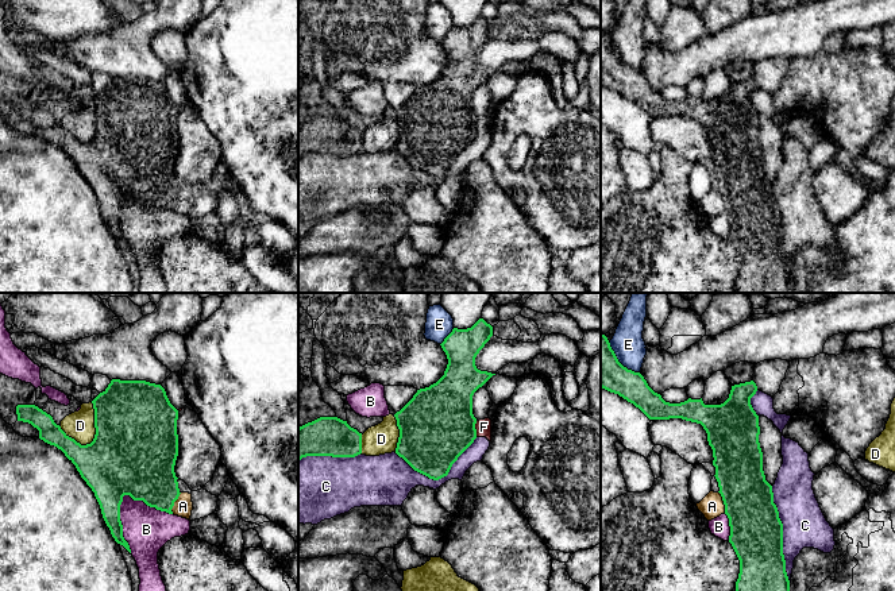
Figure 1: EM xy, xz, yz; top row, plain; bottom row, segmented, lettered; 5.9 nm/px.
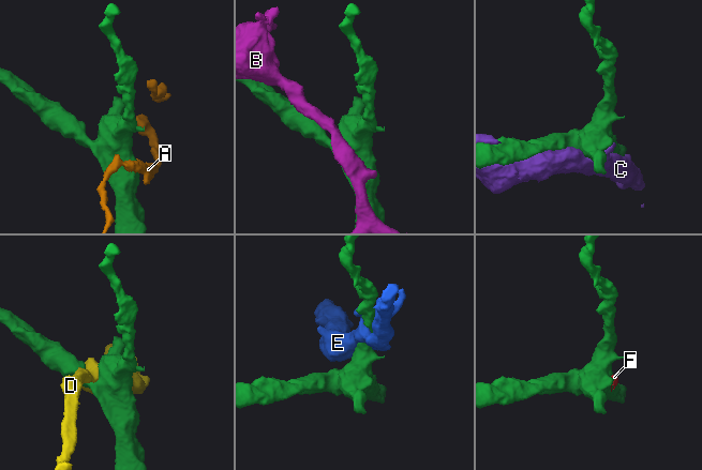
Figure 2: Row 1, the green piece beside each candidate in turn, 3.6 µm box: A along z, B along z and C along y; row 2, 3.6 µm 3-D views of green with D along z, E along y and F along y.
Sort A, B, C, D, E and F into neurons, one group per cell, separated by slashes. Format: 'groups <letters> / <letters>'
groups A / B / C F / D / E

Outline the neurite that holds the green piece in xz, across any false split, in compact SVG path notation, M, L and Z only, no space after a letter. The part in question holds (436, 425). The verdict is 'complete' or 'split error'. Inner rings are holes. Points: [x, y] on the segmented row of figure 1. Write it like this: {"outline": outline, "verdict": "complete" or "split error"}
{"outline": "M483 318L467 329L454 328L440 344L448 359L444 375L429 387L417 390L394 414L400 429L396 453L429 479L447 476L452 464L477 439L472 395L495 374L478 370L475 358L491 336L493 327Z", "verdict": "complete"}

